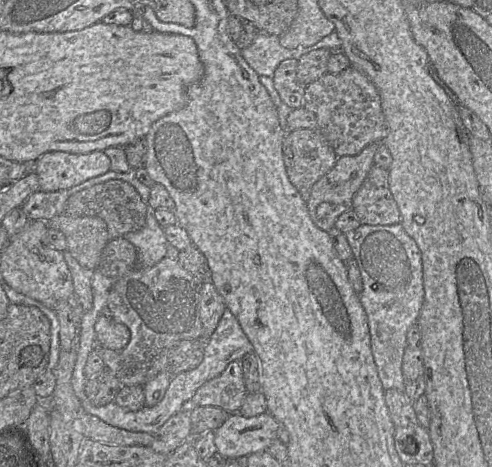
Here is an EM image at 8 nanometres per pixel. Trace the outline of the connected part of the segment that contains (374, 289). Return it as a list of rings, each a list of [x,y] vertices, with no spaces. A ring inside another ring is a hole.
[[[400,223],[361,224],[356,229],[345,233],[345,236],[361,275],[363,289],[358,298],[367,315],[371,351],[379,379],[385,391],[389,389],[404,391],[406,381],[402,372],[402,361],[407,347],[407,333],[410,326],[417,322],[424,300],[421,252]]]

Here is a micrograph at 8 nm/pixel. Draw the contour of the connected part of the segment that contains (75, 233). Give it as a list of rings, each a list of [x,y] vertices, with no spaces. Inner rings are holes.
[[[60,214],[46,222],[48,228],[57,229],[65,235],[67,250],[83,268],[97,269],[102,251],[110,241],[104,220]]]

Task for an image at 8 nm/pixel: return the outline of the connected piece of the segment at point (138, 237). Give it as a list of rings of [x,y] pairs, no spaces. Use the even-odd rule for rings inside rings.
[[[148,207],[146,224],[141,230],[123,236],[136,248],[136,266],[139,268],[152,267],[166,256],[169,243],[154,216],[154,210]]]

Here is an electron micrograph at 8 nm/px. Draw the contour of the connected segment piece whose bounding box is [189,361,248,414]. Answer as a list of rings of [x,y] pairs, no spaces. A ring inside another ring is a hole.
[[[233,361],[219,376],[195,392],[189,407],[214,406],[231,414],[237,413],[247,393],[241,362]]]

